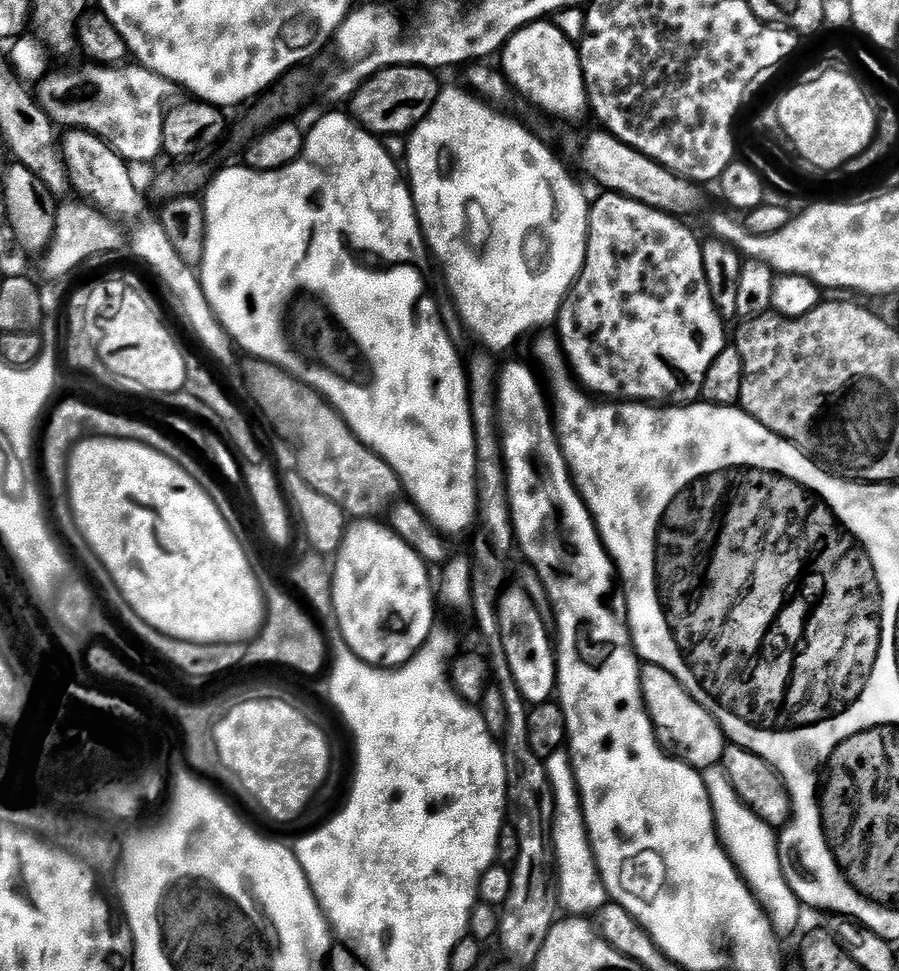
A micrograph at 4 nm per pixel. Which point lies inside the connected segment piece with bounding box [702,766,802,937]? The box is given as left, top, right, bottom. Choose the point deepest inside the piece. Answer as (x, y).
(752, 845)

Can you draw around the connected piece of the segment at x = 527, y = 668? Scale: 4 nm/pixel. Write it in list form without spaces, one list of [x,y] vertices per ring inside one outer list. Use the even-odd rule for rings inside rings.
[[[510,588],[501,591],[496,605],[496,617],[500,623],[500,641],[510,670],[514,674],[514,682],[525,701],[529,705],[547,704],[553,699],[558,688],[558,660],[557,657],[556,660],[552,657],[553,641],[550,639],[550,628],[549,625],[548,628],[544,625],[535,602],[526,593]]]

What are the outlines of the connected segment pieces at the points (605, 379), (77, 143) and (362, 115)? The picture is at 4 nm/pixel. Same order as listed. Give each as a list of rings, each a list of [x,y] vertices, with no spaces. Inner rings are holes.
[[[604,192],[597,200],[591,201],[588,210],[586,258],[578,278],[573,282],[572,289],[564,299],[563,306],[560,307],[558,317],[560,347],[564,349],[569,369],[574,373],[575,379],[589,393],[600,398],[623,398],[628,402],[667,402],[672,406],[683,406],[701,399],[700,391],[706,382],[706,370],[710,370],[710,362],[714,362],[714,358],[718,358],[718,354],[722,354],[722,350],[726,347],[726,340],[724,340],[726,320],[714,306],[710,286],[706,282],[706,270],[702,266],[701,237],[696,237],[684,224],[687,223],[683,219],[667,216],[657,208],[619,196],[617,192]]]
[[[84,129],[71,133],[68,143],[63,143],[62,159],[67,166],[69,183],[99,209],[109,208],[116,214],[134,214],[142,208],[142,196],[136,190],[128,170],[127,161],[121,159],[113,148],[99,136]]]
[[[398,64],[395,68],[384,68],[351,93],[350,115],[361,128],[367,128],[377,137],[396,136],[399,132],[411,133],[416,125],[426,118],[432,103],[440,96],[441,81],[435,80],[429,69],[411,64]]]

